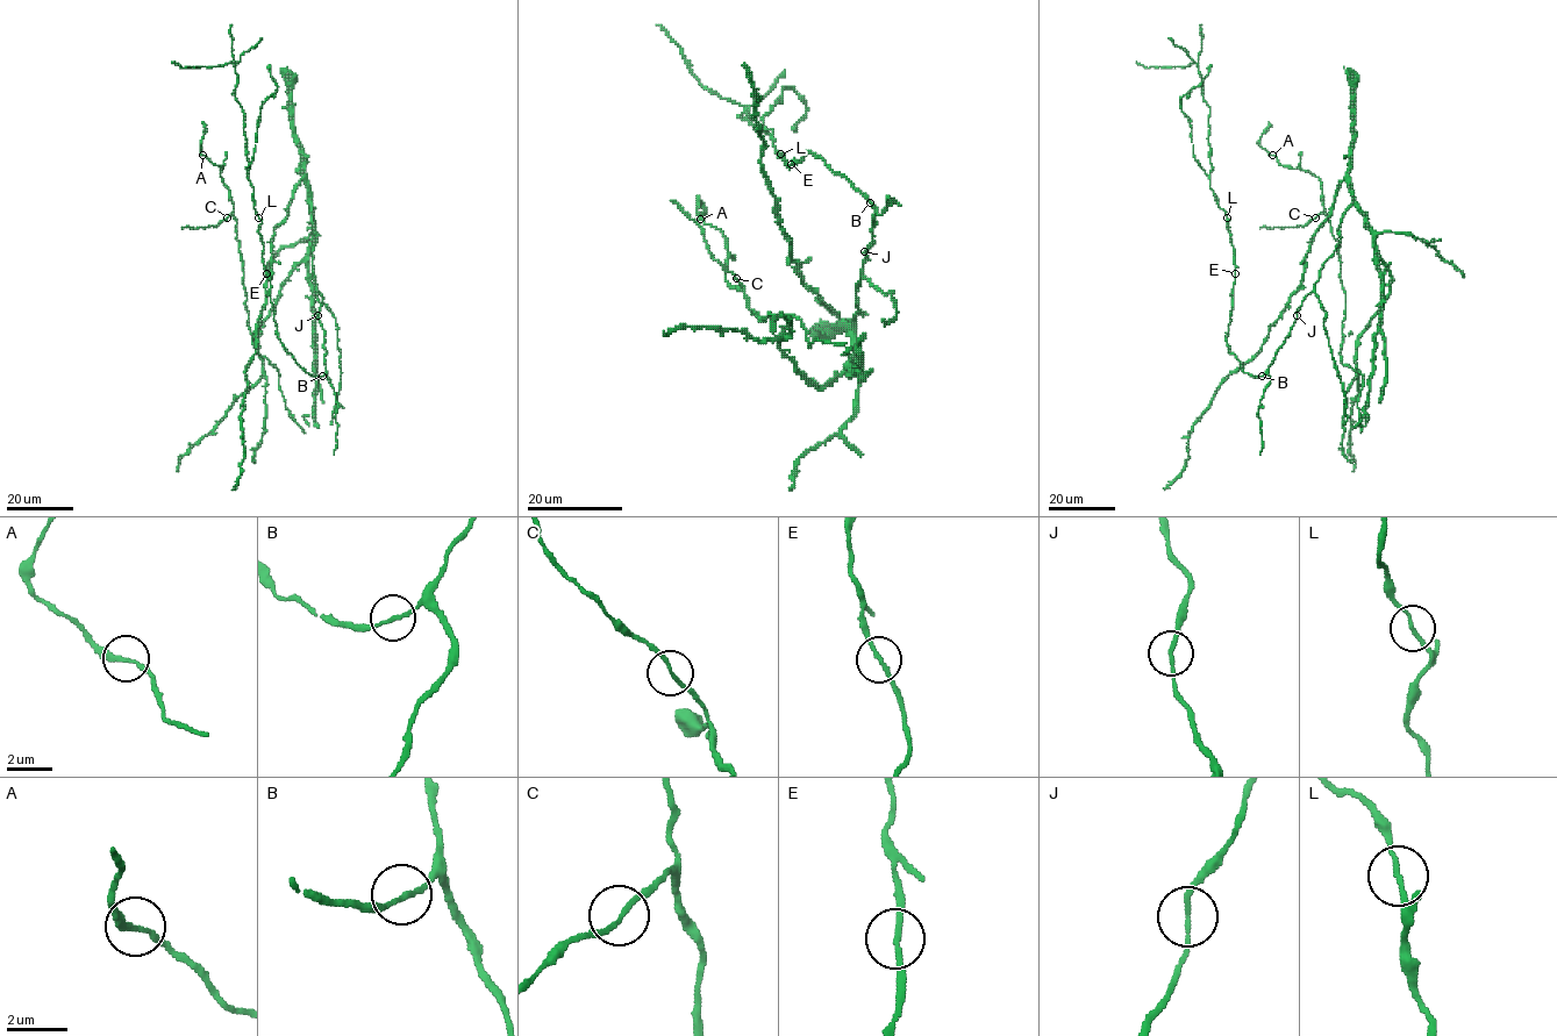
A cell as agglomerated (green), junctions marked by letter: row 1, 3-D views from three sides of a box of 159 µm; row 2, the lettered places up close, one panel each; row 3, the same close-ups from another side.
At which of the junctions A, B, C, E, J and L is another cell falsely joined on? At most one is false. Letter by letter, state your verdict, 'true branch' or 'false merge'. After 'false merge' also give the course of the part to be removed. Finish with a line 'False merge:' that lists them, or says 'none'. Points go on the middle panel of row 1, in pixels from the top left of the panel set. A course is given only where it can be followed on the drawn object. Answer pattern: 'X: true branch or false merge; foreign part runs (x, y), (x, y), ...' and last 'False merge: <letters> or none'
A: true branch
B: true branch
C: true branch
E: true branch
J: true branch
L: true branch
False merge: none

